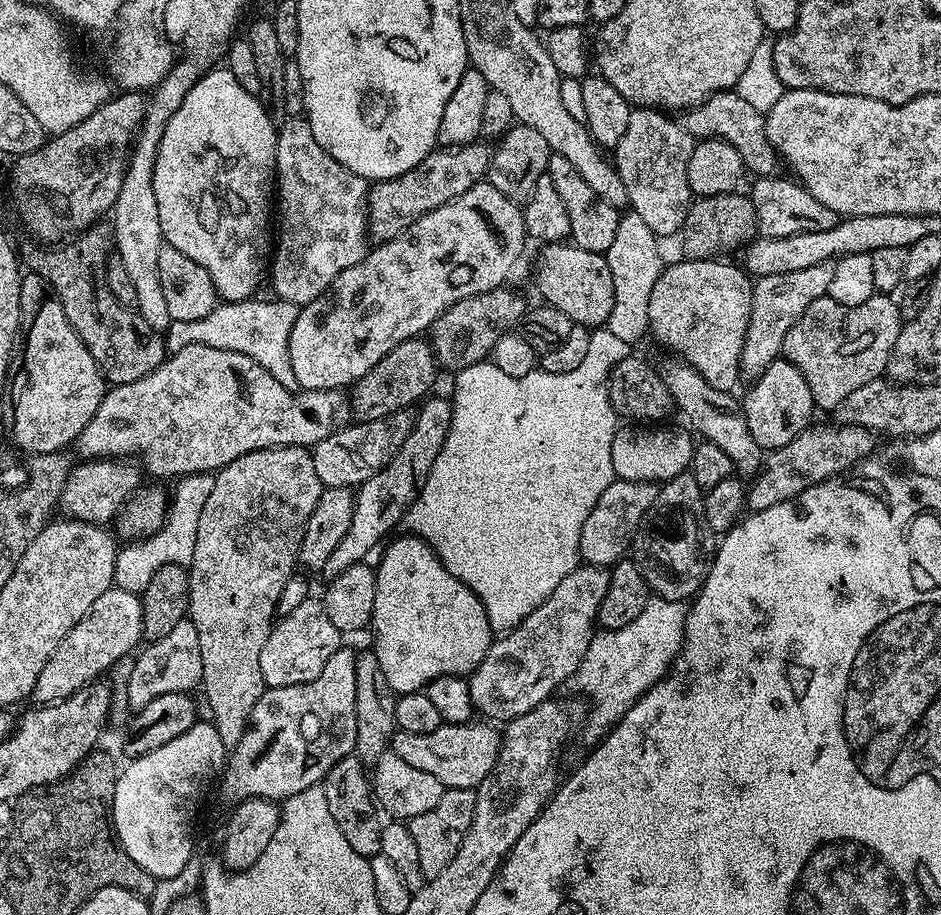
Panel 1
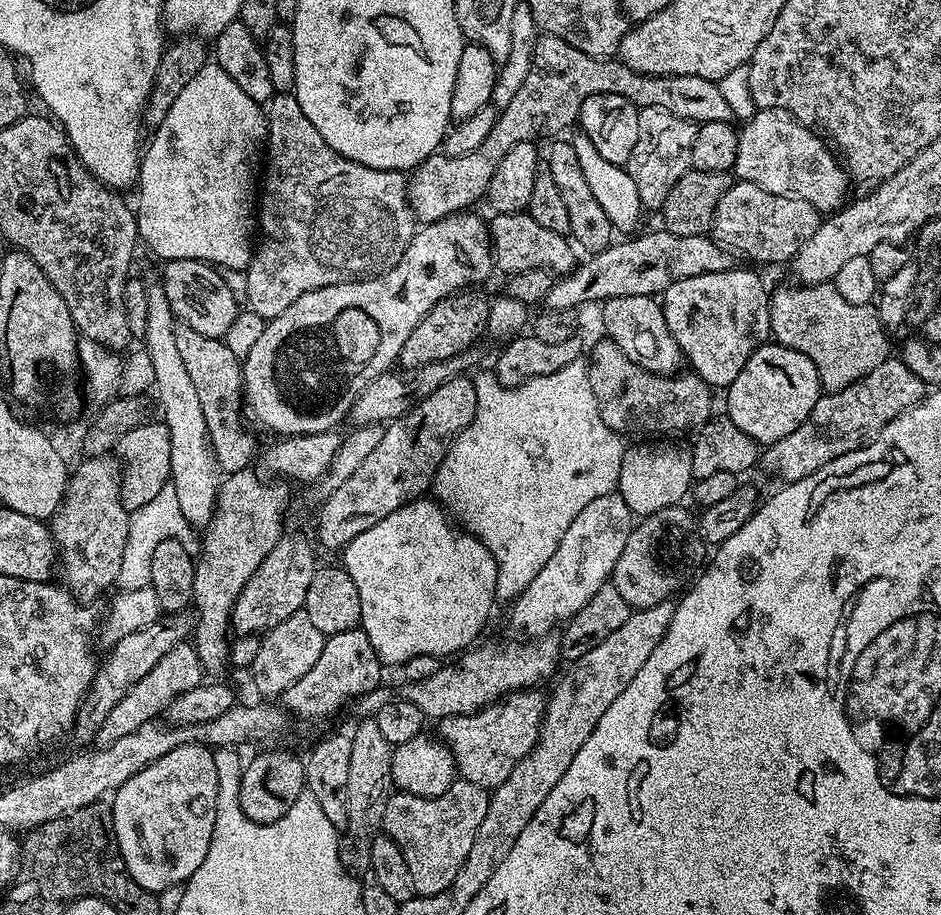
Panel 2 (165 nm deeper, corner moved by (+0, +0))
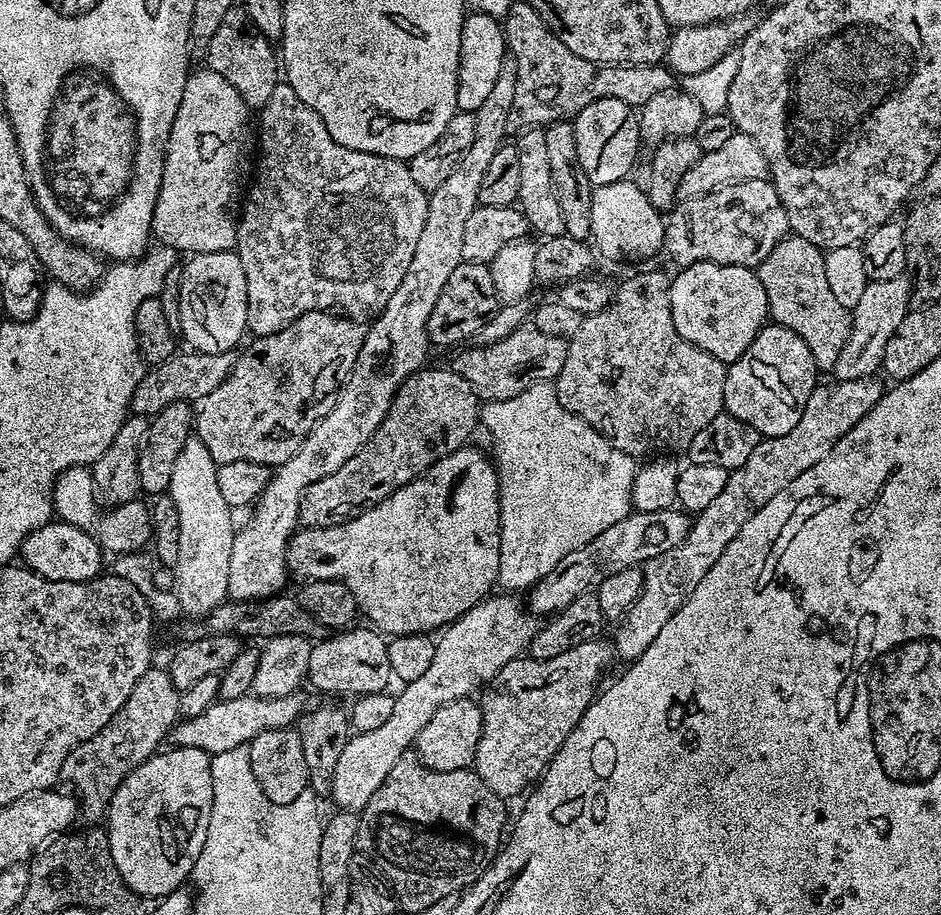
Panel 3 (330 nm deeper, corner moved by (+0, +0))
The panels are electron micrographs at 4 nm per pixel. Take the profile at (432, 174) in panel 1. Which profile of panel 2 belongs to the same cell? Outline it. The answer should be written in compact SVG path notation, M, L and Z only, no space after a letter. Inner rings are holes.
M542 34L536 39L534 58L530 62L530 74L518 89L518 94L510 101L510 106L499 109L494 130L486 137L486 142L470 154L427 156L418 167L411 169L407 177L408 205L421 225L433 224L442 218L471 209L485 199L490 178L498 170L498 162L510 154L518 142L539 141L539 136L556 138L563 128L577 123L582 102L590 94L622 94L626 102L634 102L638 109L662 106L678 118L691 120L699 126L706 122L729 122L732 111L726 98L722 98L719 83L697 76L647 76L630 70L618 58L601 58L582 54L570 42Z

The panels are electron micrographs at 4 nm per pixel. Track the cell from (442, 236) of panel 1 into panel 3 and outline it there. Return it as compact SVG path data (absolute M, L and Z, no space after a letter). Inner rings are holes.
M317 310L302 314L280 332L257 336L252 345L237 355L232 373L213 393L199 400L194 408L194 434L210 450L216 464L226 462L258 462L269 466L285 464L302 446L312 427L336 404L340 389L352 373L358 350L362 350L365 325L359 319Z

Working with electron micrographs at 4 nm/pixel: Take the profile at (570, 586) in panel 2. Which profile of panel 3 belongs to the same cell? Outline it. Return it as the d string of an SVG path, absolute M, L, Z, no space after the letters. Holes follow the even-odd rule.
M492 594L487 599L481 600L466 614L441 631L436 640L433 664L422 674L421 678L401 687L402 692L397 693L393 713L384 725L378 726L376 730L355 733L349 737L335 766L334 782L330 793L337 807L345 811L361 811L369 798L386 780L386 775L390 774L398 758L404 756L413 747L418 734L442 706L471 697L474 694L472 692L476 690L478 692L482 687L489 685L498 670L506 666L506 663L519 659L527 651L536 636L537 619L531 613L526 612L521 599L519 602L518 599L512 597L515 595L496 595Z

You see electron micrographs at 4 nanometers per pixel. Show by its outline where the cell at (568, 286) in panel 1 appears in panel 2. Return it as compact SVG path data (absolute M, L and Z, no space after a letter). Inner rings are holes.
M527 211L502 212L491 217L492 259L495 267L508 276L517 276L522 270L547 268L553 274L567 274L576 267L578 256L572 253L573 245L568 236L554 234L554 230L545 230L538 226Z

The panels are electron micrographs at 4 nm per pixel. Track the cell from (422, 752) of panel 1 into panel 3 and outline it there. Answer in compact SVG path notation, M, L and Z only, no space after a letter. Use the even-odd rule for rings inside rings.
M597 638L582 642L582 646L574 646L574 650L566 650L566 654L558 654L558 658L519 658L506 663L506 666L498 670L490 686L485 687L482 692L482 734L474 765L474 771L482 778L482 782L486 782L486 786L490 786L490 790L494 790L494 794L511 798L519 792L527 793L543 776L554 754L558 754L562 742L570 738L570 730L578 726L582 714L586 714L586 710L591 706L601 687L600 672L606 671L612 660L614 661L613 645L609 641L607 644L604 638Z

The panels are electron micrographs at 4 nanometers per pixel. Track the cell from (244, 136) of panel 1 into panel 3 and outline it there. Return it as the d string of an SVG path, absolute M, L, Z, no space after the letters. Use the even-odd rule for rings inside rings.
M206 66L201 72L193 71L182 90L182 102L178 102L178 114L174 114L174 126L170 126L168 149L162 170L162 184L158 190L158 202L154 206L152 236L163 247L174 248L177 253L231 252L236 246L238 227L238 200L240 175L248 160L248 115L250 109L242 102L242 94Z

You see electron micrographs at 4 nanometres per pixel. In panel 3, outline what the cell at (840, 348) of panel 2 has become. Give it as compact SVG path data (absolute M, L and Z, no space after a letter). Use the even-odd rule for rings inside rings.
M789 234L766 254L755 274L762 282L762 290L766 290L769 317L786 330L794 330L794 334L810 346L817 369L835 369L846 338L850 338L852 313L842 302L837 302L830 291L822 249L806 242L806 238Z

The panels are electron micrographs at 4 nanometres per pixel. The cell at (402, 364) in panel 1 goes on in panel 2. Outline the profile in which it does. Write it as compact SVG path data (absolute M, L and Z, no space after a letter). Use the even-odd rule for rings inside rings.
M461 290L452 296L442 298L414 326L414 334L406 338L406 346L402 346L400 351L399 367L404 370L421 368L430 362L442 362L446 358L454 358L454 354L462 354L467 348L473 347L477 343L476 339L488 331L488 306L489 297L484 297L480 290Z

